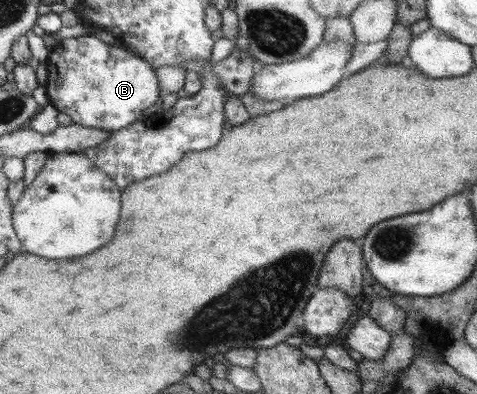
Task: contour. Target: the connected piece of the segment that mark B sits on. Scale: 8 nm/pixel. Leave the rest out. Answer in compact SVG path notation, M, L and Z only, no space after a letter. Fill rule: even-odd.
M86 34L76 38L59 39L45 59L47 80L45 85L49 104L65 113L74 124L113 132L127 128L140 119L143 111L154 103L159 94L159 80L144 61L126 53L124 47L110 47L102 43L102 36Z

